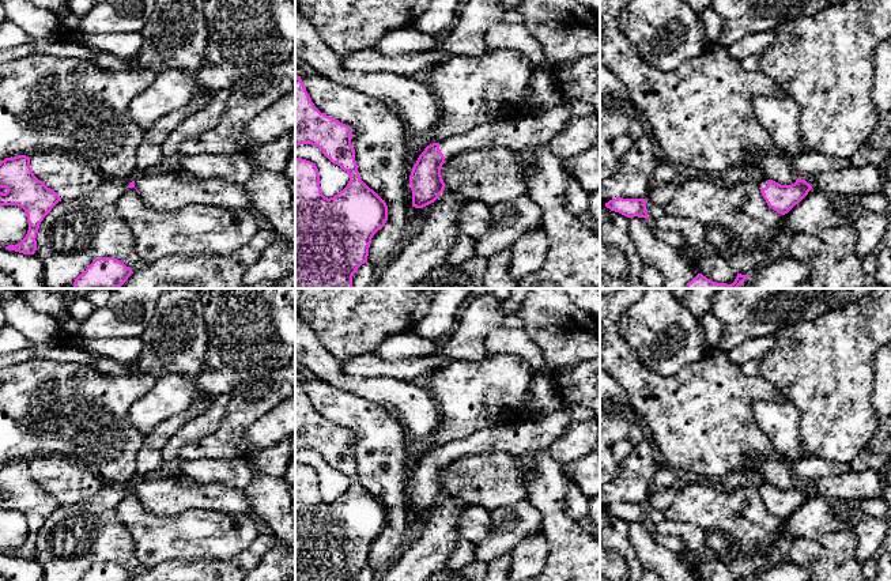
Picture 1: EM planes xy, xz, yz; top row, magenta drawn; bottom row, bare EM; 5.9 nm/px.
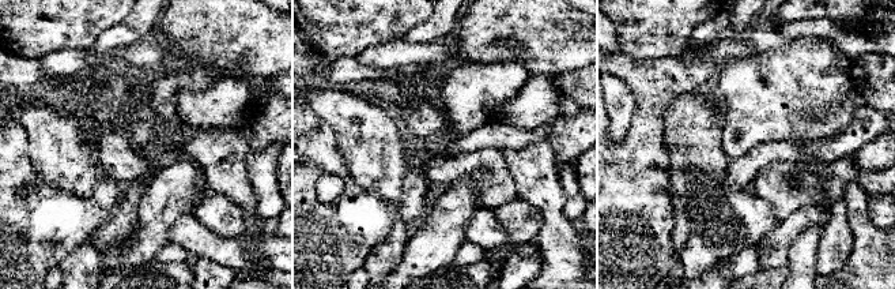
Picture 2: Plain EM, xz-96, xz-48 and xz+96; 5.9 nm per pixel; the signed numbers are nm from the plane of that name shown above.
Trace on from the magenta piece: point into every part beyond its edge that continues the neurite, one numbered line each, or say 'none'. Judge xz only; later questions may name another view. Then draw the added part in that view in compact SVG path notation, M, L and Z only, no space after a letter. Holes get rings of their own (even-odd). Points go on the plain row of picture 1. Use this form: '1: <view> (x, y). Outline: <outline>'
1: xz (524, 438). Outline: M560 408L539 422L524 422L480 430L464 439L439 446L445 465L460 459L484 453L506 453L513 459L545 449L565 433L573 422L571 414Z

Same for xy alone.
1: xy (161, 495). Outline: M174 472L163 478L141 478L135 484L147 510L154 514L178 514L188 509L214 509L250 514L245 490L222 483L182 483Z

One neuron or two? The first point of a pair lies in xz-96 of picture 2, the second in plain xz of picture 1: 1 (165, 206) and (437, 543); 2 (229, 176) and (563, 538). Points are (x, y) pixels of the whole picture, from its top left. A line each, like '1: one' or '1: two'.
1: one
2: one

